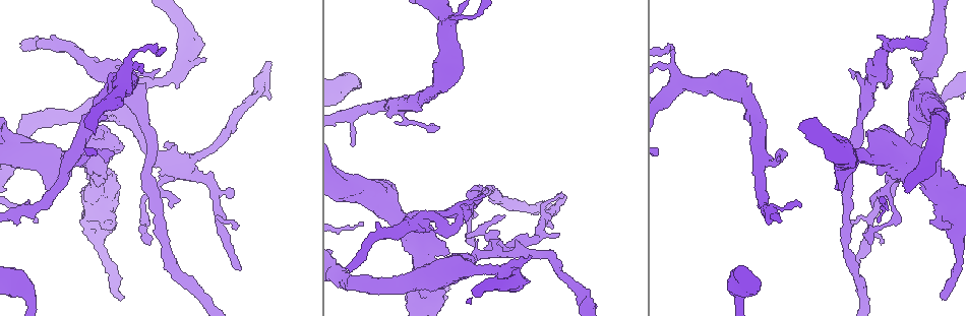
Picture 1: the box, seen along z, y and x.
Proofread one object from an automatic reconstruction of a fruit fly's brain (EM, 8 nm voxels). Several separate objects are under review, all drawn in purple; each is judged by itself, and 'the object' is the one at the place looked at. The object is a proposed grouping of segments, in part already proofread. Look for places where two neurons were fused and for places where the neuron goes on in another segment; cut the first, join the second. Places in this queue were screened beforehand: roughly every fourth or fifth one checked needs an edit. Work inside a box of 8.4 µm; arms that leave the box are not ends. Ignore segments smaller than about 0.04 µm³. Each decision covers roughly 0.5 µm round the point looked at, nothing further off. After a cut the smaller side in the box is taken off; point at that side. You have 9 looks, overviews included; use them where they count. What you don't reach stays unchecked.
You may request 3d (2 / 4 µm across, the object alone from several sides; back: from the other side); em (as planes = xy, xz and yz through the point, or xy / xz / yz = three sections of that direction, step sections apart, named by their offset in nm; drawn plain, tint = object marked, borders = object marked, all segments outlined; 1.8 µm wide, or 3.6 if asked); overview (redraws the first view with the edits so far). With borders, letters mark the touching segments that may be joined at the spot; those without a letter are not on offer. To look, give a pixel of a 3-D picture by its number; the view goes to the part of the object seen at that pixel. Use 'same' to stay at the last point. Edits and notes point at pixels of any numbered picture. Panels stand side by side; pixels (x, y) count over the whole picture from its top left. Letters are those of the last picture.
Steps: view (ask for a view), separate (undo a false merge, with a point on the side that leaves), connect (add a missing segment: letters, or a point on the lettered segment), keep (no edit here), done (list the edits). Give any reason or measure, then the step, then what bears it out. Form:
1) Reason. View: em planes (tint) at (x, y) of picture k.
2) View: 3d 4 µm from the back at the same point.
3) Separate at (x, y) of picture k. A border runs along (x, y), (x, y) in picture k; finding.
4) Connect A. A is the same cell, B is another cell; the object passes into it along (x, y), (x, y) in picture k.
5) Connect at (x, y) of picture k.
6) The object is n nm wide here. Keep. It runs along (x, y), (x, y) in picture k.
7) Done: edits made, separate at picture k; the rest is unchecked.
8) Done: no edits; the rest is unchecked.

View: 3d 4 µm from the back at (944, 298) of picture 1.

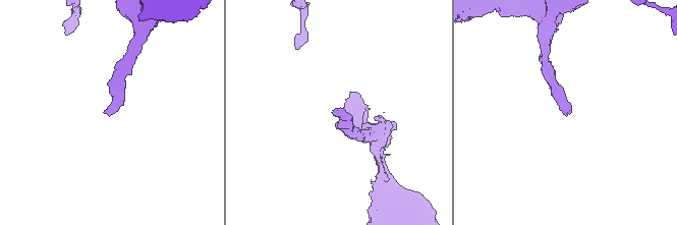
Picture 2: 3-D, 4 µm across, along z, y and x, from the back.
View: em planes (plain) at (335, 111) of picture 2.

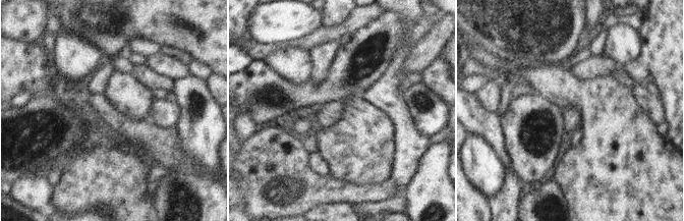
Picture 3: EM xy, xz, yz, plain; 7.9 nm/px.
View: em planes (borders) at the same point.

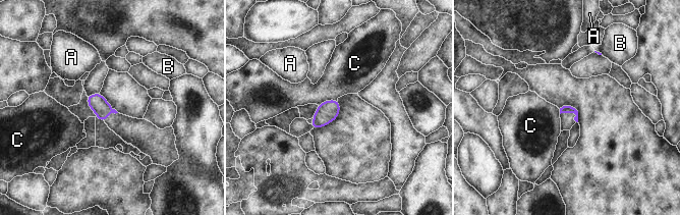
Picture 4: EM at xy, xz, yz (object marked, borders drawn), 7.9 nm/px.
The longest contact is with C, 170 nm. Keep. A, B and C are other cells; a border runs along (337, 99), (327, 99), (318, 105) in picture 4; no lettered segment goes on from it.

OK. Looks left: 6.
View: em planes (tint) at (30, 202) of picture 1.

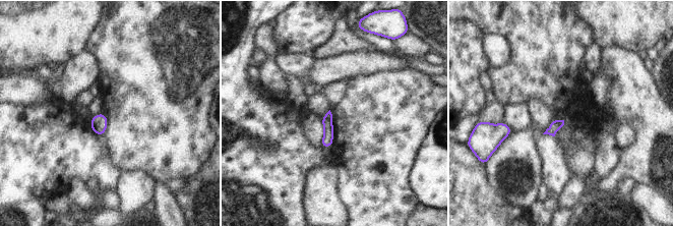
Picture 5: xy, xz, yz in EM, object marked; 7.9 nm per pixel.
View: em planes (borders) at the same point.

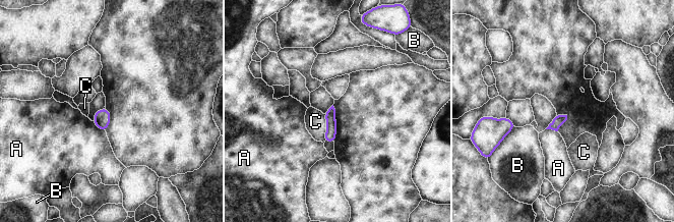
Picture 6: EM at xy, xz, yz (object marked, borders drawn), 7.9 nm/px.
The object is 90 nm wide here. Keep. A, B and C are other cells; a border runs along (323, 114), (326, 120), (324, 141) in picture 6; no lettered segment goes on from it.

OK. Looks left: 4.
Branch stops here. View: em planes (borders) at (346, 267) of picture 1.

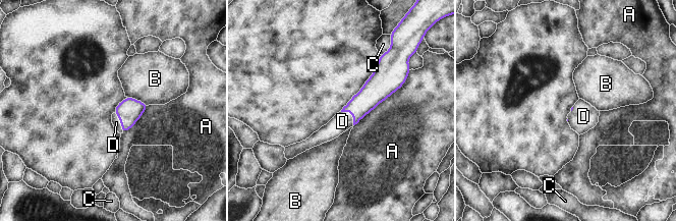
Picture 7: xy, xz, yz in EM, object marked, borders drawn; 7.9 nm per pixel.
Connect D. D is the same cell, A, B and C are other cells; the neuron continues.

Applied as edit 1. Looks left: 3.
Branch stops here. View: em yz step 8 (tint) at (558, 235) of picture 1.

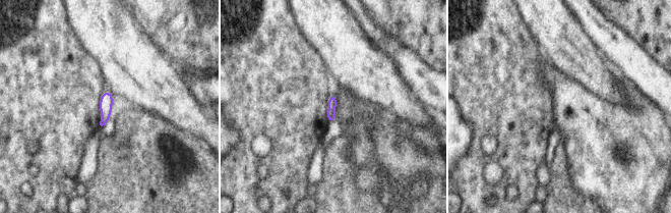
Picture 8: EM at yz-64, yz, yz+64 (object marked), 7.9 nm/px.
View: em yz step 8 (borders) at the same point.

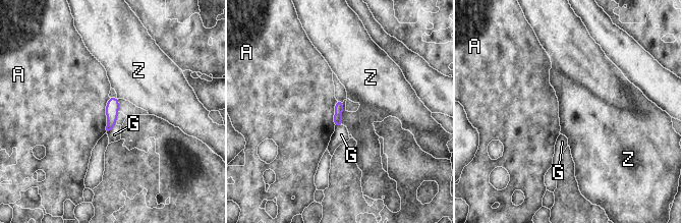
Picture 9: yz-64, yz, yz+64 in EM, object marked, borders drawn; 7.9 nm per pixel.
Keep. A, G and Z are other cells; a border runs along (344, 101), (340, 123) in picture 9; none of them fits.

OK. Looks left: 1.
Done: edits made, connect at picture 7; the rest is unchecked.

